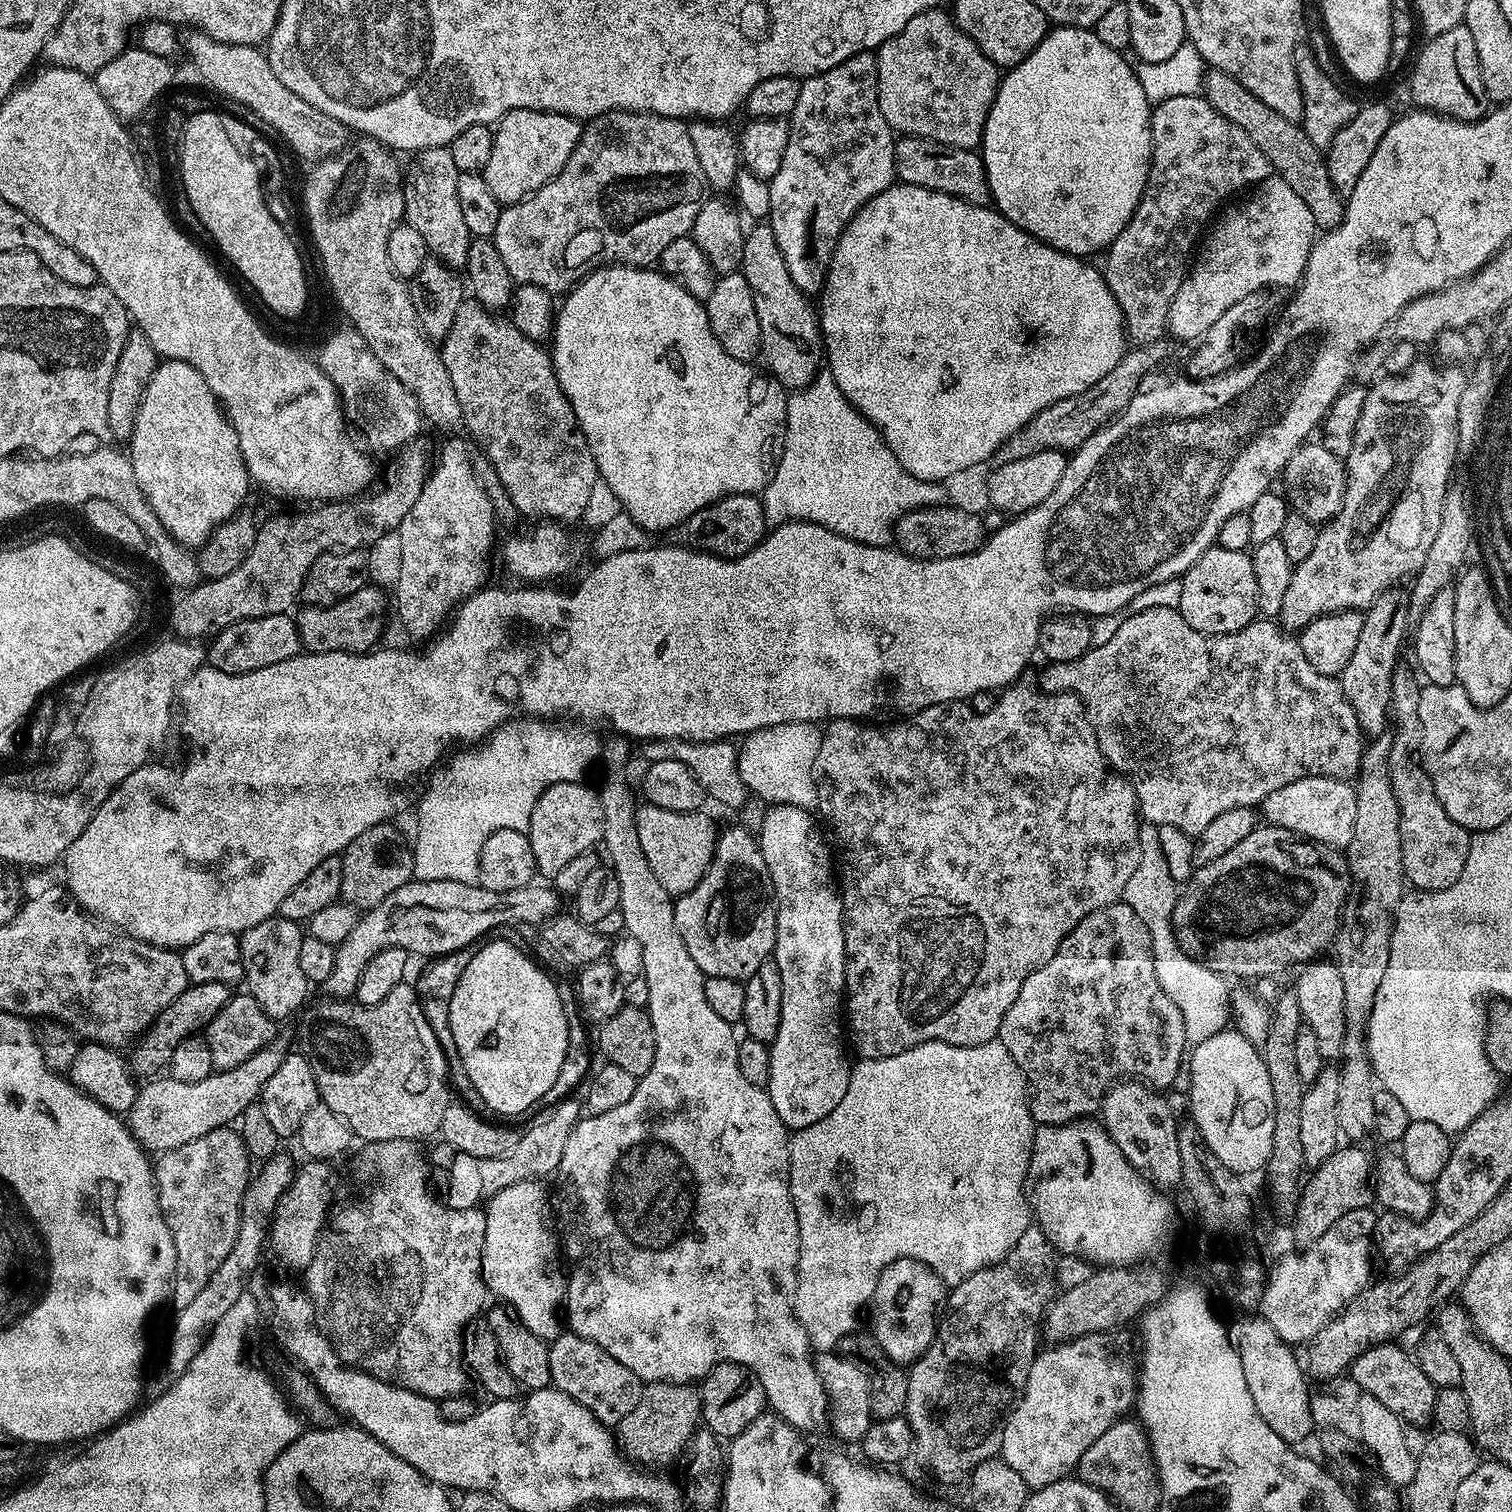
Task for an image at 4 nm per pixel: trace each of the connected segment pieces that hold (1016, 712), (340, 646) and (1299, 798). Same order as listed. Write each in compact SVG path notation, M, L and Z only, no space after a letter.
M1016 682L1003 689L996 697L996 705L988 714L975 713L968 702L953 702L950 704L932 704L929 708L915 713L909 724L892 724L889 728L871 728L868 724L860 724L859 719L833 720L823 729L820 738L820 749L816 759L816 802L819 819L828 823L832 831L831 843L834 845L834 860L838 865L838 891L840 900L844 903L844 991L846 993L846 1028L850 1033L850 1044L856 1047L856 1056L863 1059L890 1058L891 1055L902 1054L919 1044L938 1042L953 1044L959 1048L973 1048L997 1039L1002 1026L1002 1018L1006 1018L1006 1010L1014 1006L1014 998L1018 998L1018 990L1022 990L1022 982L1034 974L1062 946L1062 942L1086 918L1086 914L1094 914L1094 910L1102 910L1102 906L1117 903L1126 890L1126 882L1130 882L1130 874L1134 874L1134 866L1138 866L1140 857L1140 826L1141 817L1138 815L1136 792L1132 785L1120 775L1113 772L1107 758L1098 746L1098 738L1088 721L1082 702L1070 692L1046 692L1039 687Z
M369 586L350 594L347 600L340 600L323 608L317 604L301 607L294 619L300 634L300 643L310 652L358 652L373 651L381 643L384 619L390 616L390 600L375 586Z
M1329 776L1298 778L1298 782L1290 782L1290 786L1274 790L1262 805L1263 819L1265 816L1269 825L1285 828L1318 844L1329 844L1337 850L1347 849L1350 838L1354 838L1354 814L1358 814L1355 787L1349 781Z

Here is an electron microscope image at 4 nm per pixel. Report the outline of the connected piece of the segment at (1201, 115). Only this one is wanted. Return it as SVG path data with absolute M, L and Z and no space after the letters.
M1201 95L1170 98L1153 107L1152 165L1148 181L1130 222L1126 222L1122 234L1106 249L1108 261L1102 264L1104 280L1122 310L1124 330L1133 345L1149 344L1165 335L1170 302L1174 302L1174 294L1182 286L1190 257L1198 244L1196 231L1211 221L1213 214L1229 199L1228 195L1246 186L1259 185L1271 174L1271 164L1262 150L1250 142L1240 126L1214 111Z

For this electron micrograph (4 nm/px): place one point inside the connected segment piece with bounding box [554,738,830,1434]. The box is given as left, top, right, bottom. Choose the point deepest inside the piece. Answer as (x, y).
(675, 1211)

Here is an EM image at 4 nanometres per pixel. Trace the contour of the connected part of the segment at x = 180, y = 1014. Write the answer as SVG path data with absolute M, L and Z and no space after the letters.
M222 982L189 983L188 989L178 994L178 998L174 998L174 1002L170 1002L170 1006L166 1006L166 1010L158 1014L158 1018L149 1026L148 1031L135 1041L131 1049L132 1056L130 1055L132 1072L139 1074L139 1072L152 1072L155 1068L163 1069L168 1063L170 1054L174 1054L174 1046L207 1029L216 1015L228 1005L233 995L233 989Z

